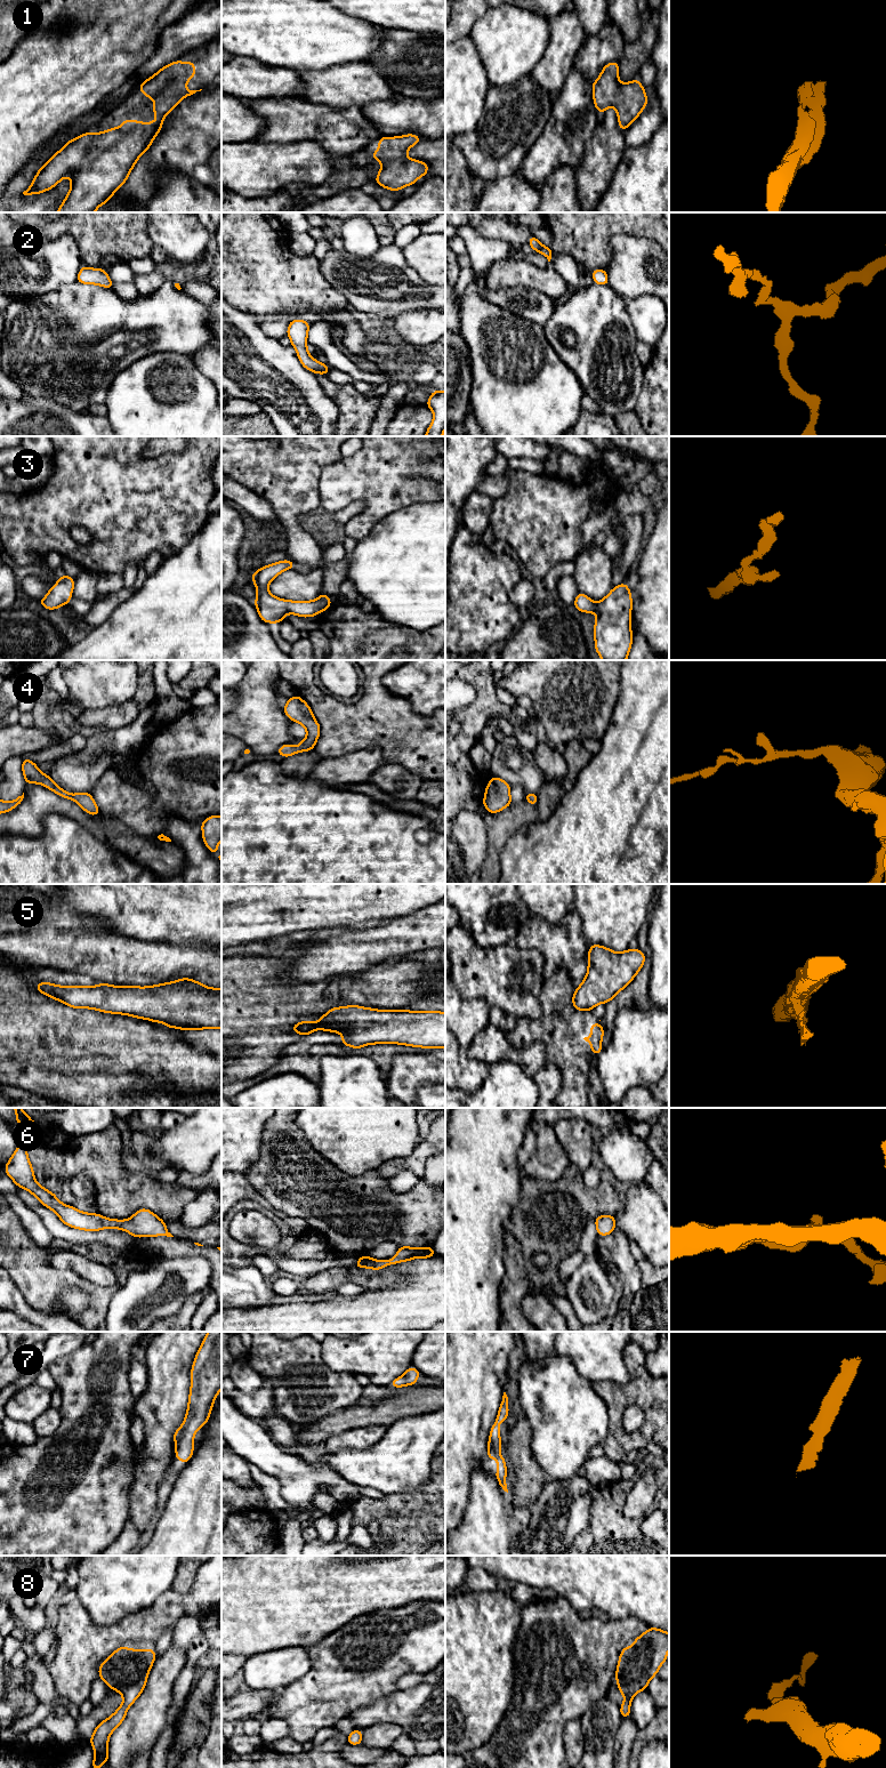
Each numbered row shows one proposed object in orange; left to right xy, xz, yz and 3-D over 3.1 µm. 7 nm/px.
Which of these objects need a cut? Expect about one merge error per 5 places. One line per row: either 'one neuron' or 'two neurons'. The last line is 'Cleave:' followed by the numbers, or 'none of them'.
1: one neuron
2: one neuron
3: one neuron
4: one neuron
5: two neurons
6: one neuron
7: one neuron
8: one neuron
Cleave: 5

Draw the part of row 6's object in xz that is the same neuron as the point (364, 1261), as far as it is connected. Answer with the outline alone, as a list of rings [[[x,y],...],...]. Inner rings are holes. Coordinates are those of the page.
[[[400,1246],[396,1255],[389,1260],[379,1261],[376,1259],[369,1257],[367,1255],[361,1255],[359,1261],[354,1264],[354,1267],[359,1269],[363,1269],[368,1267],[370,1269],[378,1271],[389,1264],[394,1265],[398,1262],[411,1261],[416,1257],[427,1259],[427,1257],[434,1257],[434,1256],[436,1256],[436,1254],[433,1249],[433,1246],[418,1247],[418,1248]]]

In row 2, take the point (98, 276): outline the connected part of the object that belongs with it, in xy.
[[[82,266],[79,271],[76,282],[82,284],[97,284],[107,289],[113,289],[113,282],[103,268],[90,268]]]

